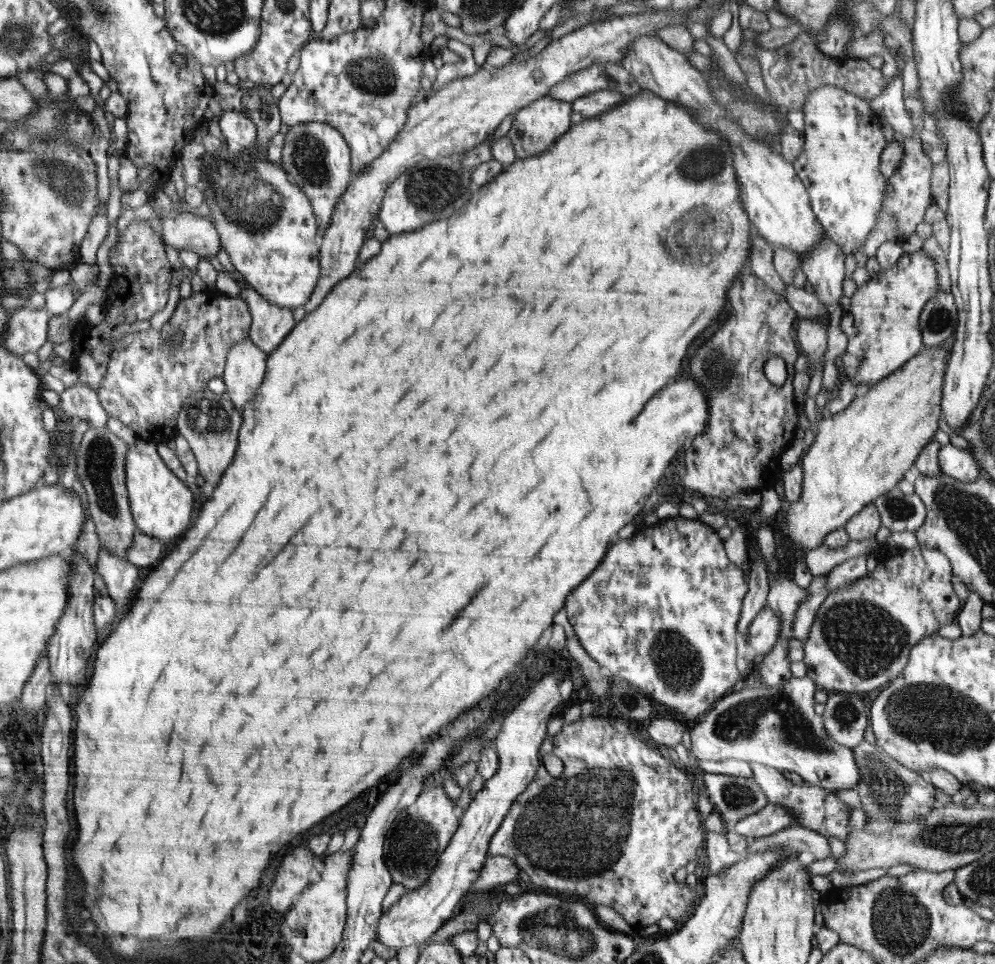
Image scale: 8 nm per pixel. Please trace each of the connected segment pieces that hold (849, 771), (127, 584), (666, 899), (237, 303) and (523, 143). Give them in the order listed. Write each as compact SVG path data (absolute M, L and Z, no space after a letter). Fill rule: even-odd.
M808 675L792 677L786 686L763 686L758 684L741 685L718 700L714 707L705 712L696 721L689 734L691 738L690 755L700 760L726 760L727 758L742 759L747 762L756 761L776 768L796 772L806 784L832 790L857 788L860 771L854 760L852 748L838 744L827 734L823 725L823 717L814 711L816 683Z
M105 548L100 549L96 564L98 573L104 579L107 595L120 608L128 606L132 590L138 582L138 568L127 559L110 555Z
M580 717L572 724L565 724L558 734L549 735L542 743L540 754L555 754L562 760L564 771L556 777L546 771L542 764L538 767L537 776L529 784L529 788L513 803L509 814L505 816L501 828L491 839L489 844L490 856L507 856L515 864L523 869L530 877L534 887L551 888L559 892L574 892L574 894L585 898L590 904L602 905L614 909L626 923L635 927L649 927L658 924L660 919L669 917L673 919L677 926L681 925L693 912L693 908L700 900L696 894L696 889L692 891L688 884L678 884L674 880L674 872L684 868L690 860L697 860L698 846L703 846L705 840L704 819L697 808L697 790L694 788L691 772L680 772L676 766L672 766L670 758L662 758L652 747L646 746L647 742L642 742L639 738L634 738L632 733L620 734L612 728L612 724L606 718Z
M216 287L180 298L170 320L158 331L147 329L123 336L113 344L109 354L109 366L101 387L97 390L102 410L110 417L118 418L122 424L132 428L140 441L164 444L177 435L178 416L190 393L202 391L211 378L221 377L225 372L228 354L238 342L249 338L252 316L246 300L242 297L228 298ZM181 330L183 339L179 345L169 345L167 338Z
M544 95L529 106L521 108L514 114L513 125L507 134L512 141L518 159L525 159L529 156L544 152L549 146L556 143L556 140L568 131L570 122L570 103L553 99L550 95Z

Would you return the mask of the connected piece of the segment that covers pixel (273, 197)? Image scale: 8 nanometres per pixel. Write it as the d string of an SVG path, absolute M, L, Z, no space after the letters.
M228 147L227 150L223 150L219 153L208 153L203 152L203 174L204 179L200 186L203 195L206 198L207 204L210 206L209 218L212 220L213 224L217 227L217 232L220 234L221 246L224 247L228 253L232 264L236 267L236 270L244 277L244 280L248 285L257 290L268 302L276 304L280 307L286 307L294 309L295 307L302 306L309 302L310 295L316 290L317 283L319 282L321 276L321 245L320 245L320 224L316 213L313 212L313 204L310 204L309 196L293 183L288 174L283 168L281 168L280 163L274 163L267 159L267 157L253 157L253 150L247 149L246 151L236 152L232 147Z

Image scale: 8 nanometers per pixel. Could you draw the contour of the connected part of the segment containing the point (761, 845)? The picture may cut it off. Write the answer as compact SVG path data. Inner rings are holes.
M794 825L770 836L754 839L747 848L748 853L761 853L768 849L784 847L802 855L804 863L824 860L830 854L827 838L811 828Z

